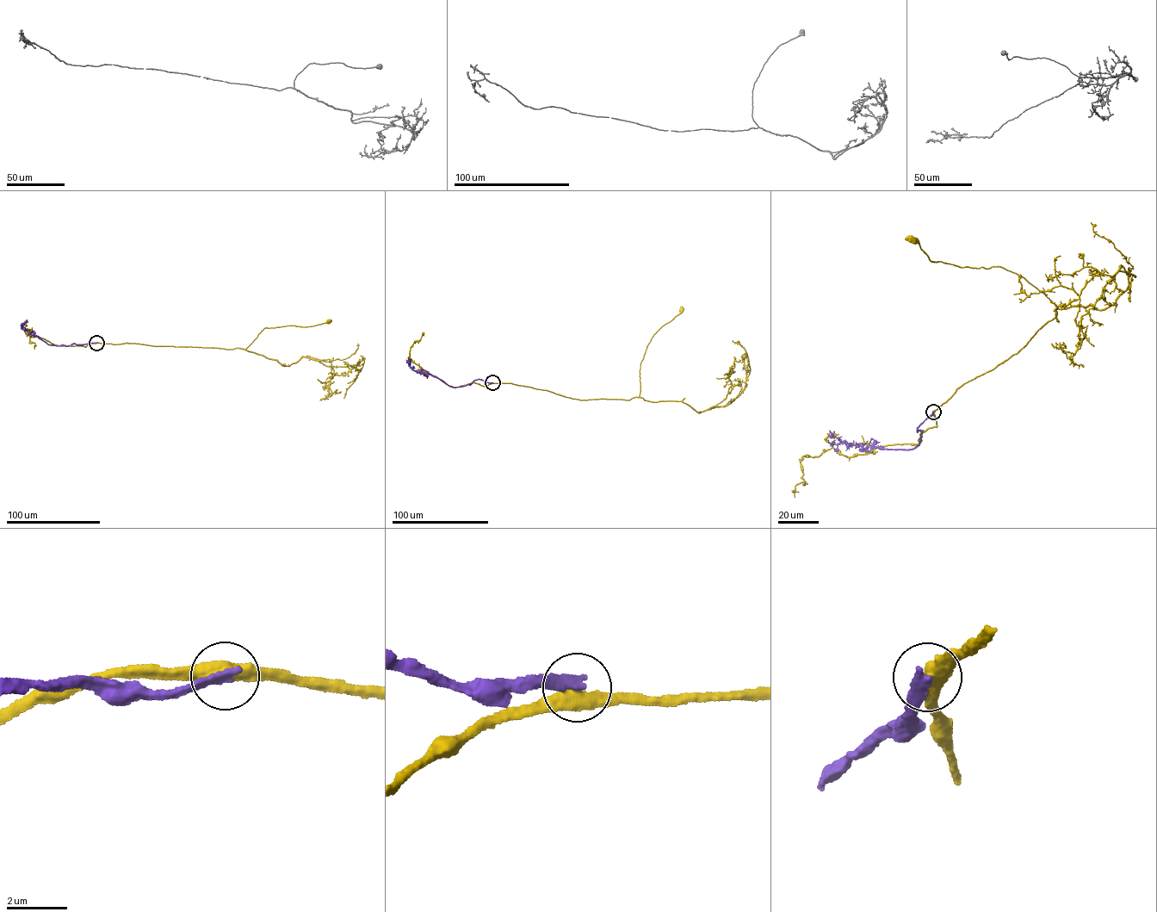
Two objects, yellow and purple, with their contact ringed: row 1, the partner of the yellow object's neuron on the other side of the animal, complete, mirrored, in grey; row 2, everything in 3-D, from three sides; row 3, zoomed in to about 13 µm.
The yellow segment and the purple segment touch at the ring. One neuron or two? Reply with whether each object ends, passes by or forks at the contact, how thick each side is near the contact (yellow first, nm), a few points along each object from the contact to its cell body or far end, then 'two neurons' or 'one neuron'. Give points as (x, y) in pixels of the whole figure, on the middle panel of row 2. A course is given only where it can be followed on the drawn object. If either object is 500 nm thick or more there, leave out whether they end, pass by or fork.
yellow passes by; purple ends; calibres 480 and 320 nm; course yellow (492, 382), (532, 387), (583, 400), (628, 400), (639, 397), (640, 365), (647, 345), (655, 332), (682, 309); course purple (492, 382), (478, 379), (470, 384), (450, 387), (424, 370), (415, 371), (409, 365), (409, 359); two neurons

